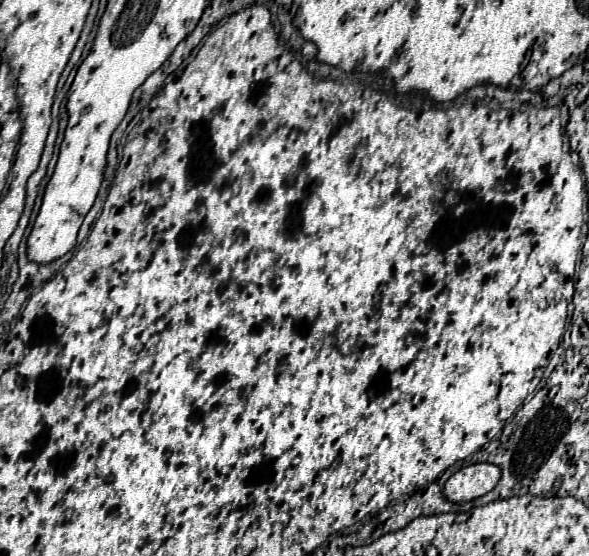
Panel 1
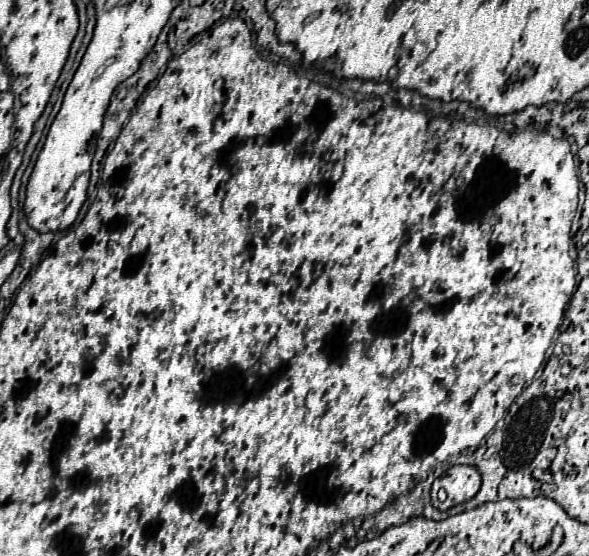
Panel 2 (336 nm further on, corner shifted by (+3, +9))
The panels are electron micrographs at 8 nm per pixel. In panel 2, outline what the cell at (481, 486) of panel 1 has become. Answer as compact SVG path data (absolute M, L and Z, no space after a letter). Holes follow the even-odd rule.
M454 465L450 467L442 477L438 477L432 485L432 505L440 511L446 511L454 505L460 505L468 499L472 499L482 485L480 473L476 467L470 465ZM438 489L444 489L448 493L448 499L444 503L438 501L436 493Z

